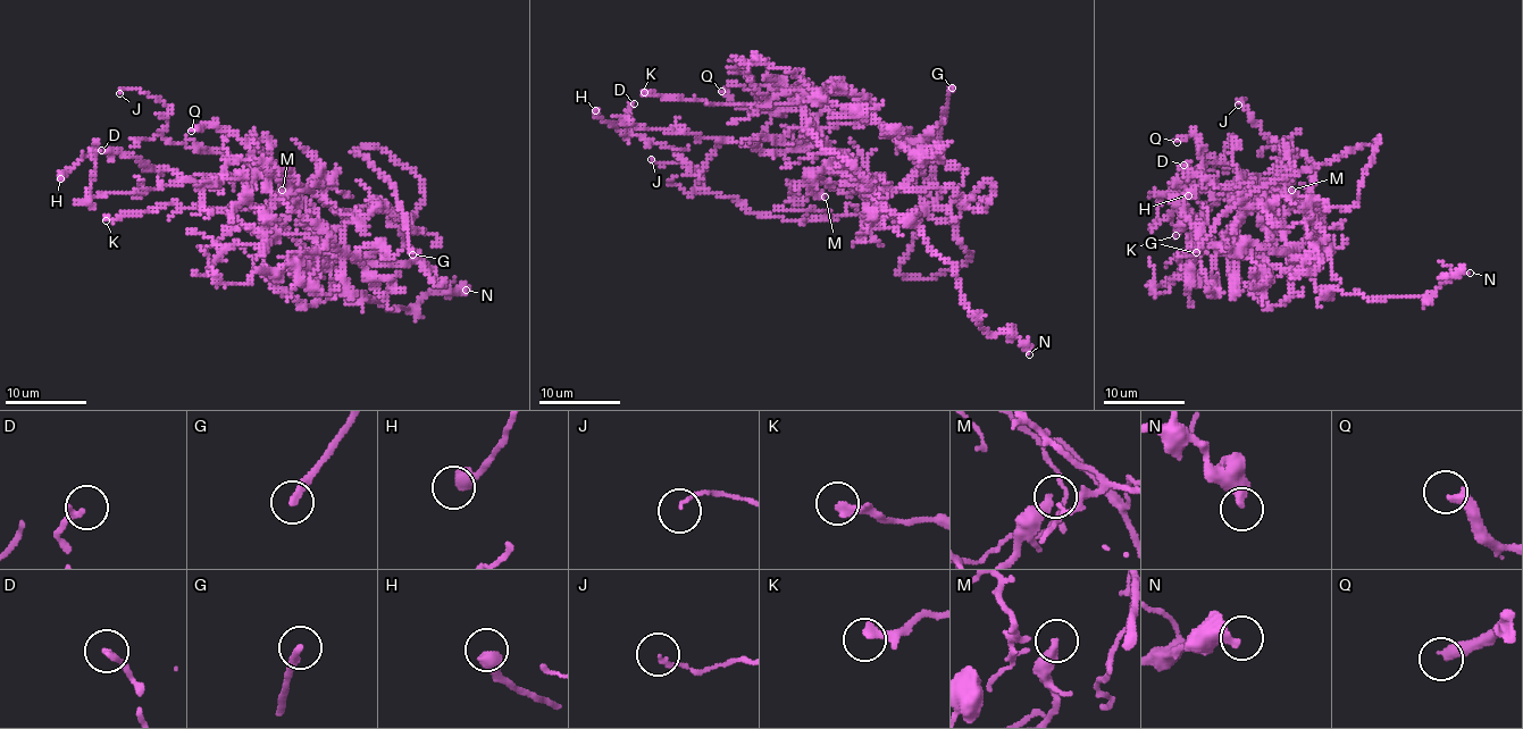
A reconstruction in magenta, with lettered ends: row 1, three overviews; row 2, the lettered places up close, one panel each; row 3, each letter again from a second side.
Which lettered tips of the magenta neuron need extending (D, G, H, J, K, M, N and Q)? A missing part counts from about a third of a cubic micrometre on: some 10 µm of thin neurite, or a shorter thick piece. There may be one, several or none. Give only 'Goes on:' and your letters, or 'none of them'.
Goes on: G

